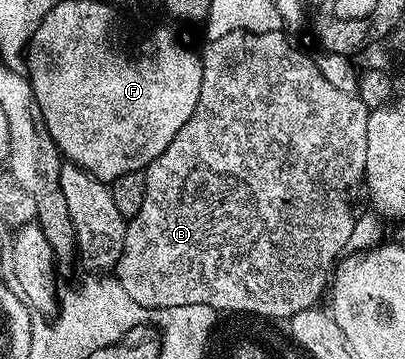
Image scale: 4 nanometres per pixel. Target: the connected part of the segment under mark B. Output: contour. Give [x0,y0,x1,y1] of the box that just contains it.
[115,31,370,321]

